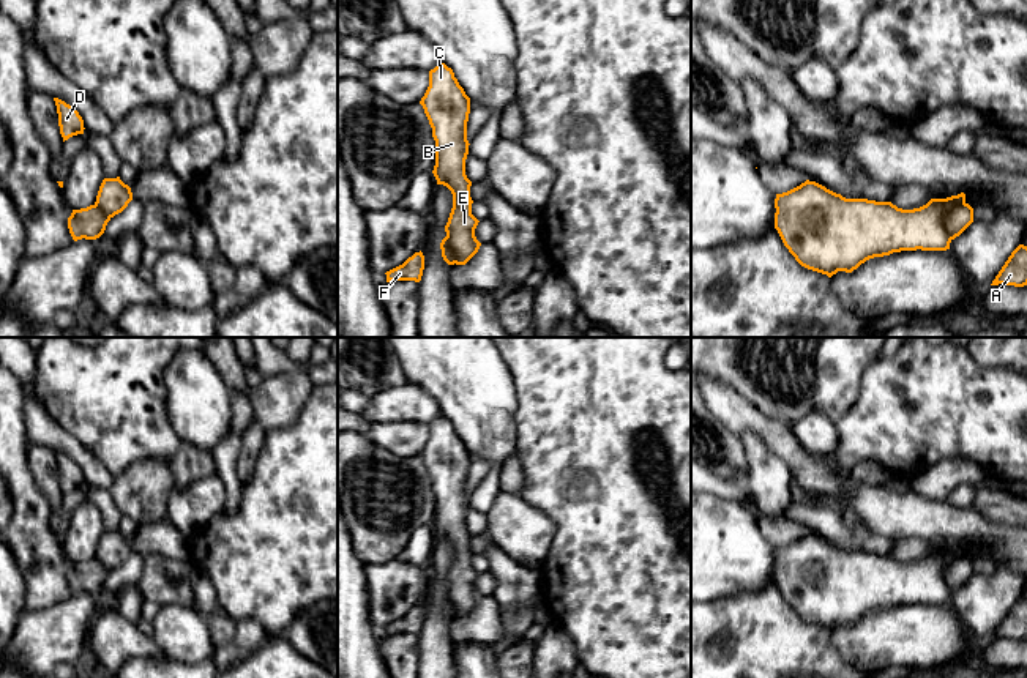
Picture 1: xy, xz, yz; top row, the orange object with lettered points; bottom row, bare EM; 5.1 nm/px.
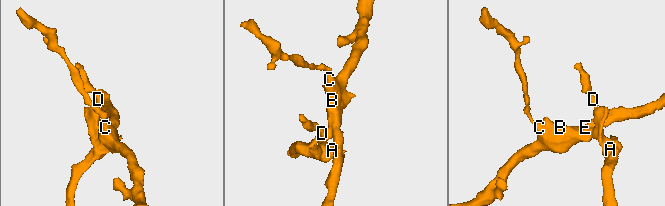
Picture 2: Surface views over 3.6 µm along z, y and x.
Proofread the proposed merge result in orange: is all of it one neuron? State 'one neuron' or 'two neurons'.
two neurons

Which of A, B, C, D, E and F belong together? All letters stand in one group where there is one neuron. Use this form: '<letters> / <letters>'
A D F / B C E

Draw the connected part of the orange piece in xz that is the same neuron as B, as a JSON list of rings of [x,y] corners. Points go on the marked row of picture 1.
[[[439,63],[429,71],[429,87],[420,104],[435,140],[434,177],[437,184],[453,194],[453,208],[445,225],[446,238],[456,255],[456,265],[465,265],[480,249],[475,237],[478,219],[472,214],[472,181],[465,175],[469,155],[467,121],[470,98],[459,85],[451,68]]]

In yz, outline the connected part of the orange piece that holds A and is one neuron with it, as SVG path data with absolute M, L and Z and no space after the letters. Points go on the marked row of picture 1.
M1019 244L1011 252L1011 255L1008 257L1008 260L1005 262L1005 265L1002 266L991 285L999 284L1014 287L1027 285L1027 246Z

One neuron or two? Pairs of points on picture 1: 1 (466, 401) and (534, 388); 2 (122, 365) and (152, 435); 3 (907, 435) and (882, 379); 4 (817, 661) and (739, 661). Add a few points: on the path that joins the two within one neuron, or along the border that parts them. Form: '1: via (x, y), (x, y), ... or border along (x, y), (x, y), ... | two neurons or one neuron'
1: border along (502, 357), (513, 379), (516, 394), (516, 429) | two neurons
2: via (122, 382), (122, 406), (134, 418) | one neuron
3: via (907, 421), (895, 393) | one neuron
4: via (799, 661), (758, 661) | one neuron

